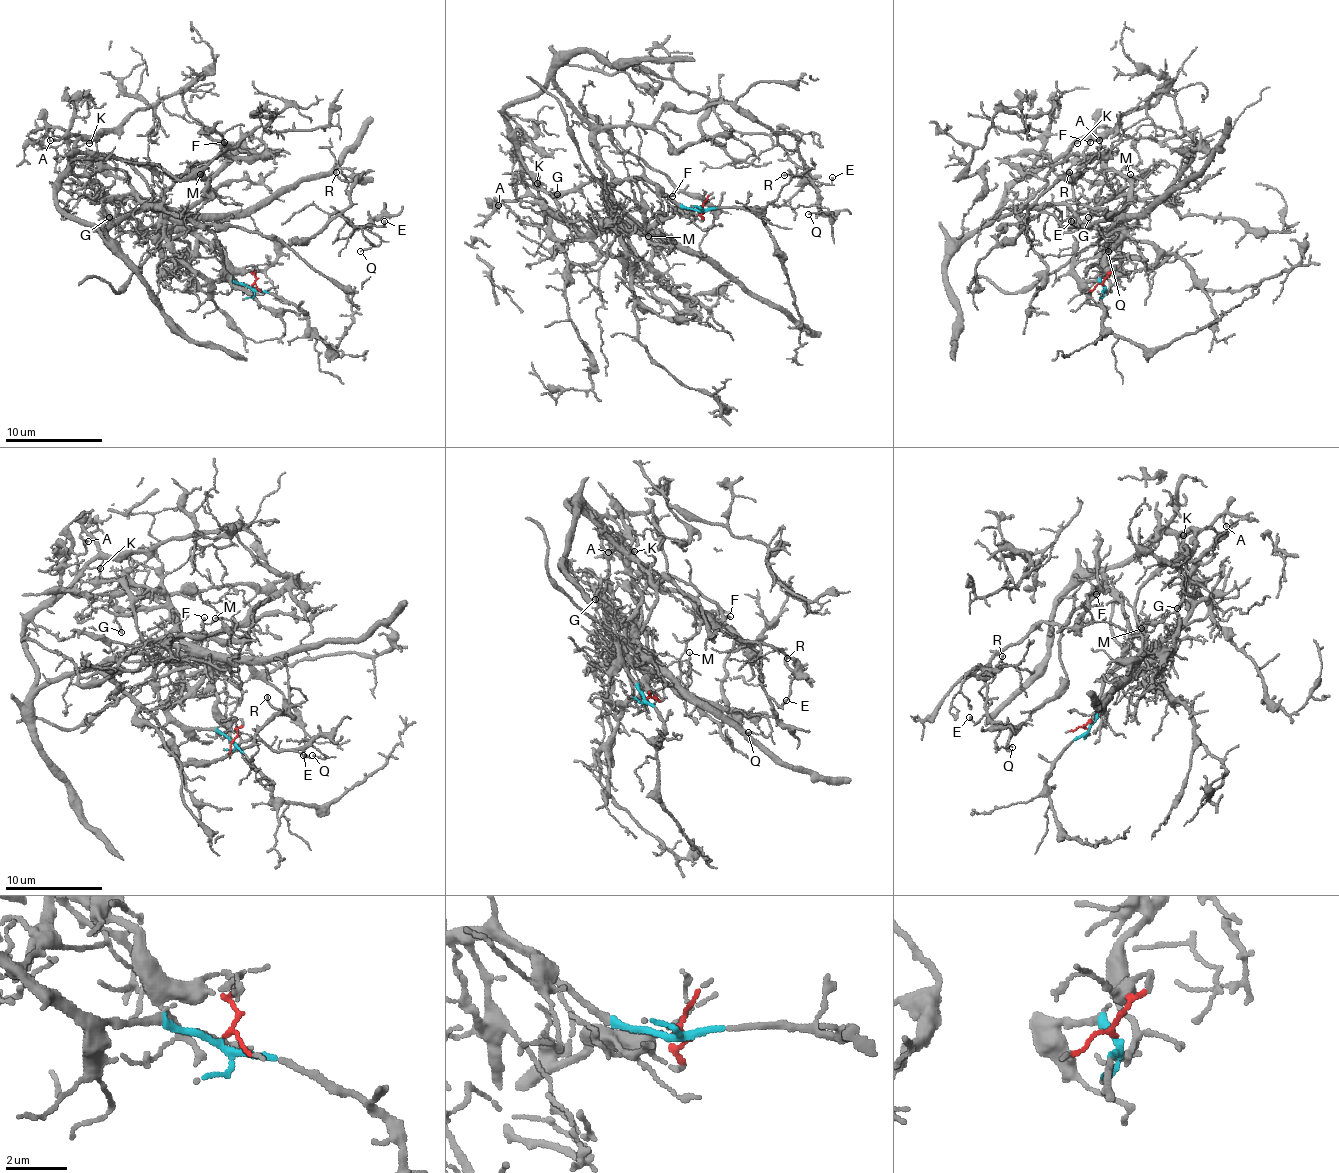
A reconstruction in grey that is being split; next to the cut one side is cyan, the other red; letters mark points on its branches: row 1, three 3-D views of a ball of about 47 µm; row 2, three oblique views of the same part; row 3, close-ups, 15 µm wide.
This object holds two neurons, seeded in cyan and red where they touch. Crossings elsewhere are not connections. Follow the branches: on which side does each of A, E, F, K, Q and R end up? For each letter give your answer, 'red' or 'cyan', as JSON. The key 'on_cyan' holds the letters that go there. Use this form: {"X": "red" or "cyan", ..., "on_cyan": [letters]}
{"A": "cyan", "E": "cyan", "F": "cyan", "K": "cyan", "Q": "cyan", "R": "cyan", "on_cyan": ["A", "E", "F", "K", "Q", "R"]}

